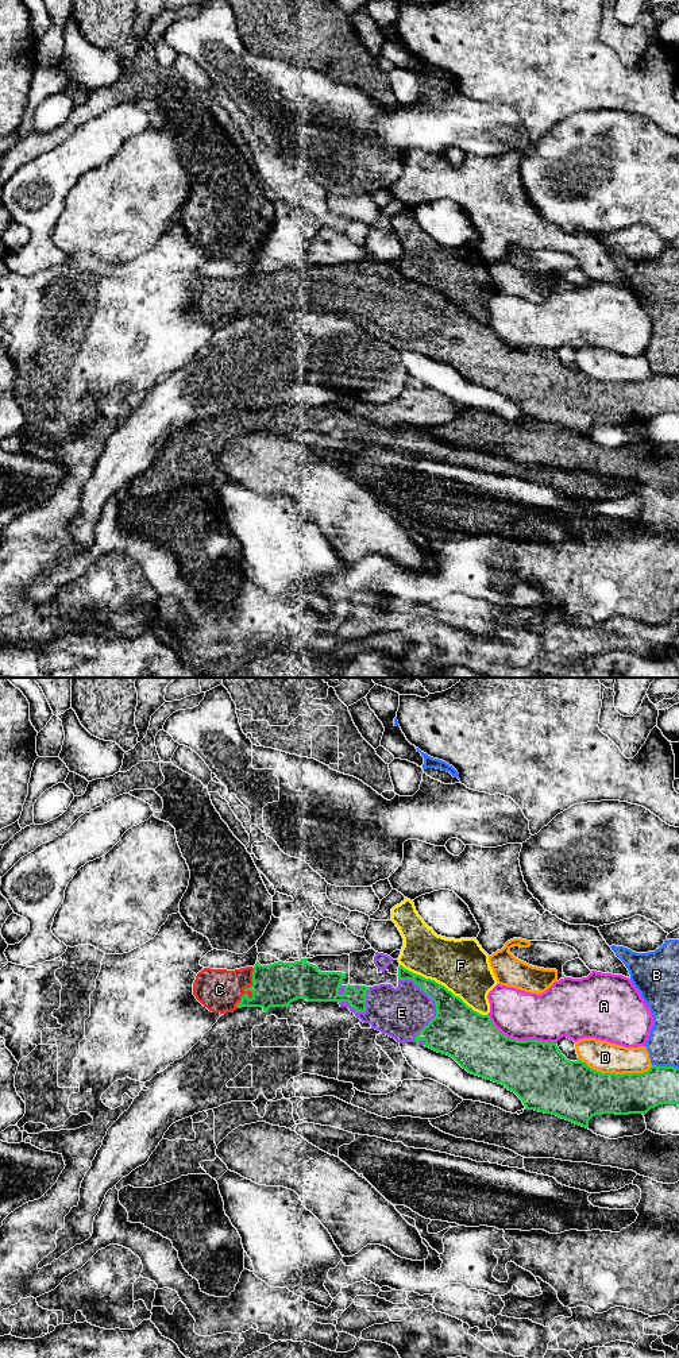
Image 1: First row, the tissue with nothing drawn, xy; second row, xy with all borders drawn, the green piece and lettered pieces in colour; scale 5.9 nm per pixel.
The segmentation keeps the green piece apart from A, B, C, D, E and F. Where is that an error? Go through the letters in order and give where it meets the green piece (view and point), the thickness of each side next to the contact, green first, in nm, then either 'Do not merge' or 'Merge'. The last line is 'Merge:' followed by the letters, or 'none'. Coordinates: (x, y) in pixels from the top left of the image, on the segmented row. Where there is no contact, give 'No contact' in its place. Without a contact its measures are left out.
A: Touches green at xy (520, 1041). Thickness 360 nm (green) against 300 nm. Do not merge
B: Touches green at xy (666, 1067). Thickness 240 nm (green) against 190 nm. Do not merge
C: Touches green at xy (249, 988). Thickness 260 nm (green) against 260 nm. Merge
D: Touches green at xy (614, 1073). Thickness 320 nm (green) against 190 nm. Do not merge
E: Touches green at xy (436, 1005). Thickness 320 nm (green) against 320 nm. Merge
F: Touches green at xy (443, 986). Thickness 260 nm (green) against 320 nm. Do not merge
Merge: C, E

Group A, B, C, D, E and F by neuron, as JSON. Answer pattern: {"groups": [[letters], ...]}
{"groups": [["A"], ["B"], ["C", "E"], ["D"], ["F"]]}

